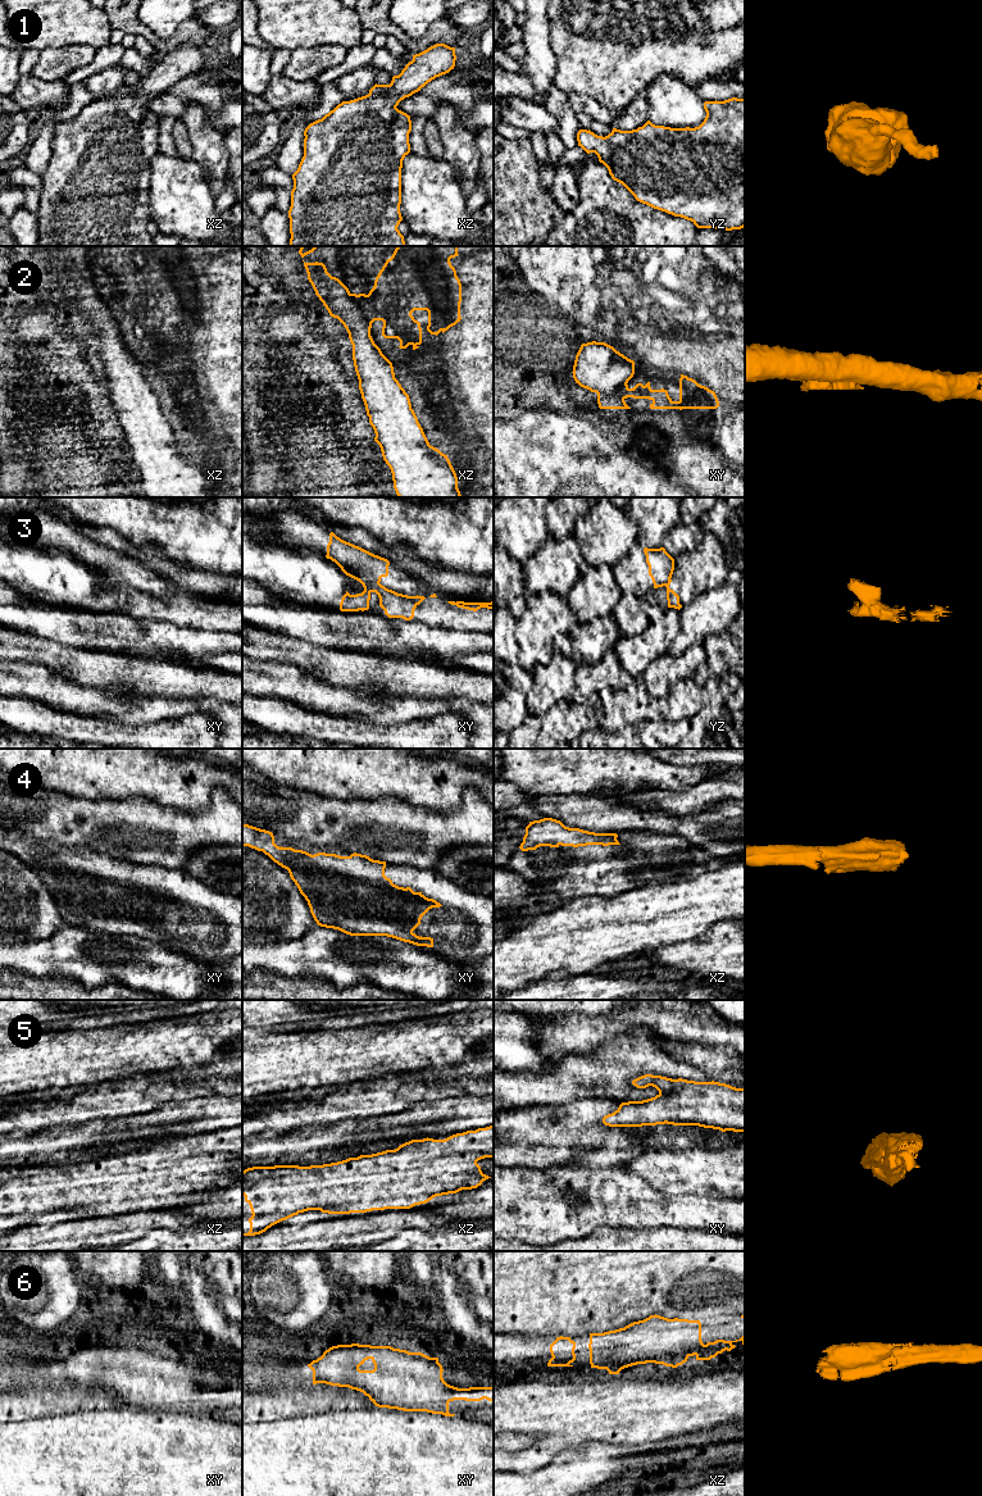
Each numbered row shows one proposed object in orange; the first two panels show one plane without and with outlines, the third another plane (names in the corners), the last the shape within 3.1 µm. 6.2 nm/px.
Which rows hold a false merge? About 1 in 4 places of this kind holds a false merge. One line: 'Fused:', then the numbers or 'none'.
Fused: 2, 3

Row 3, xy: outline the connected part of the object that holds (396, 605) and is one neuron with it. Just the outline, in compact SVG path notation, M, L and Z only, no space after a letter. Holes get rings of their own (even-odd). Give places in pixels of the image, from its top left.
M362 583L362 594L350 595L347 591L340 603L341 611L364 611L369 609L370 594L376 592L379 597L379 606L388 618L403 618L410 620L415 608L426 599L424 596L408 596L386 588L381 583Z

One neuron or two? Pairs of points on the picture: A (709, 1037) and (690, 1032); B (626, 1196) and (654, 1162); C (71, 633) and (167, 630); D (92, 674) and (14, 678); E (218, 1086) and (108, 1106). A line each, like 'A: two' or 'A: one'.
A: one
B: two
C: one
D: two
E: one

